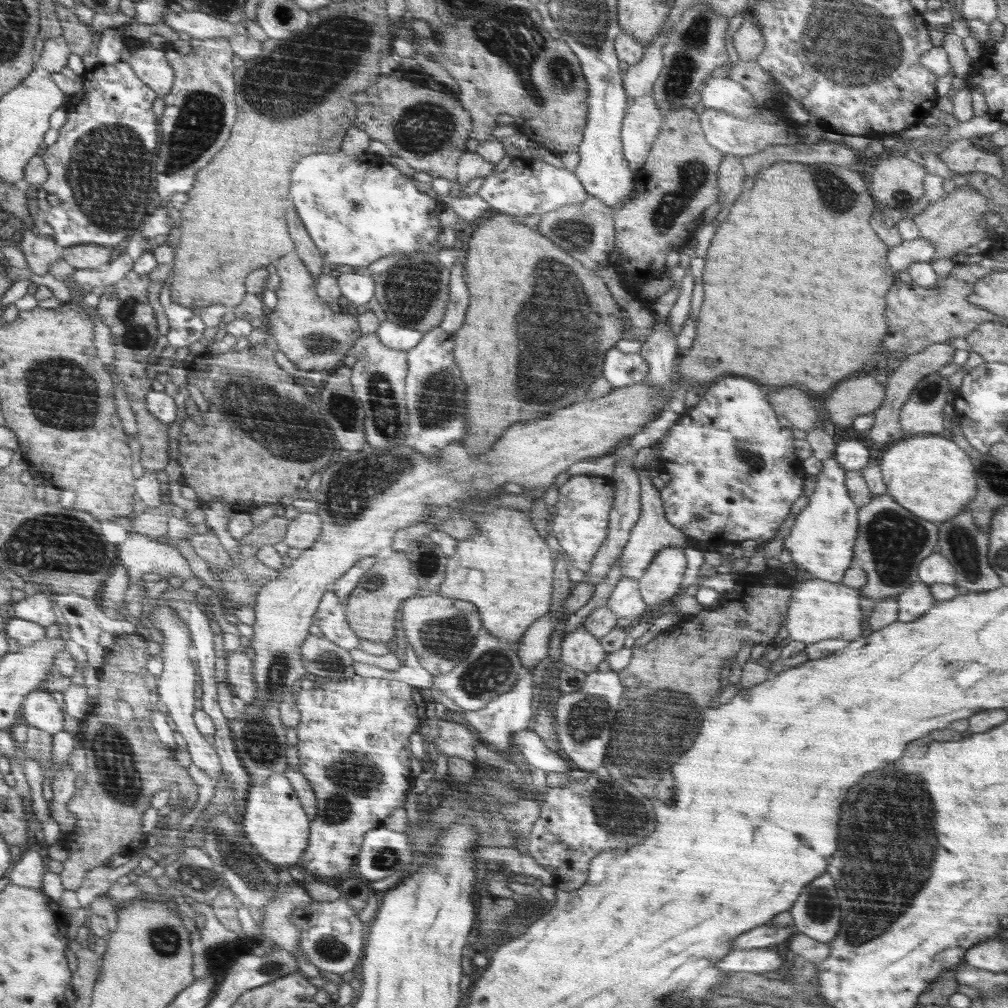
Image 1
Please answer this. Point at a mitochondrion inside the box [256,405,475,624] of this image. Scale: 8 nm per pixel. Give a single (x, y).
(352, 488)

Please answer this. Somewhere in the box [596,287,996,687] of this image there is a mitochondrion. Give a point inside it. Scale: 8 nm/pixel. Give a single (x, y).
(895, 540)

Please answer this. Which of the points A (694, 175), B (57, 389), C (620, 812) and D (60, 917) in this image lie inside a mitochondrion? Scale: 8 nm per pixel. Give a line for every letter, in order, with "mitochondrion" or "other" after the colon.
A: mitochondrion
B: mitochondrion
C: mitochondrion
D: other

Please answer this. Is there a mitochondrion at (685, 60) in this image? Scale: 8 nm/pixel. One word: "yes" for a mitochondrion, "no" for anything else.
yes

